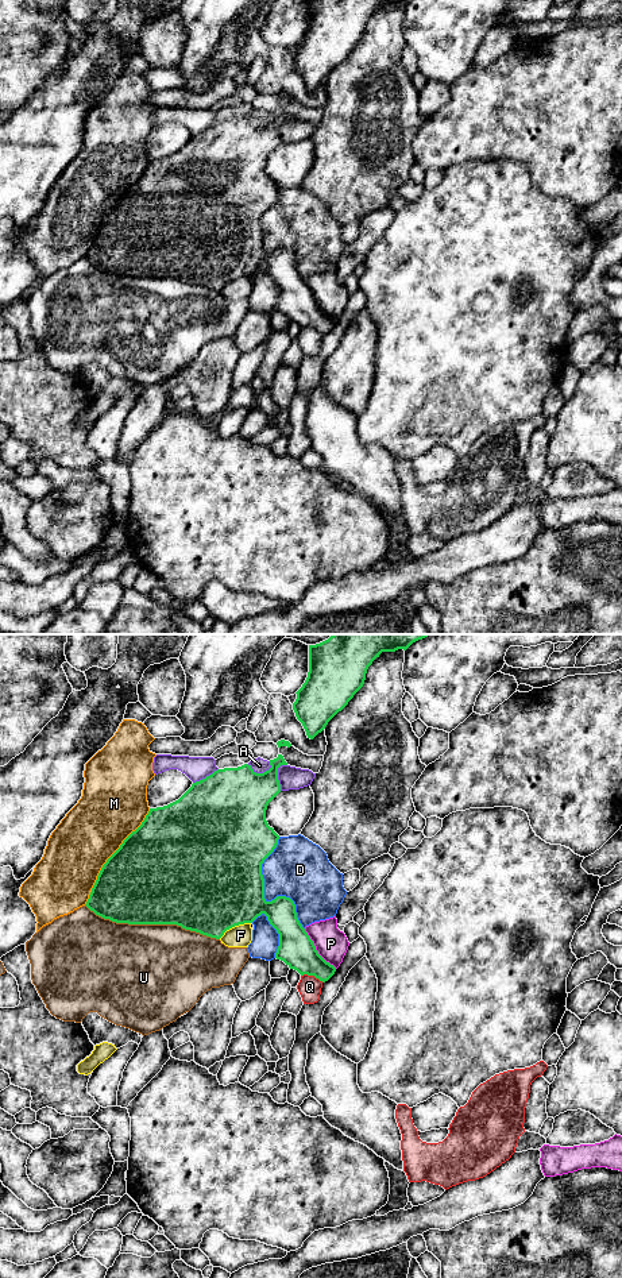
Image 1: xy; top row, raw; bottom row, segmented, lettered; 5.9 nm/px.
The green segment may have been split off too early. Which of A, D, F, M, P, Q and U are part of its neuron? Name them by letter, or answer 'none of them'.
none of them

